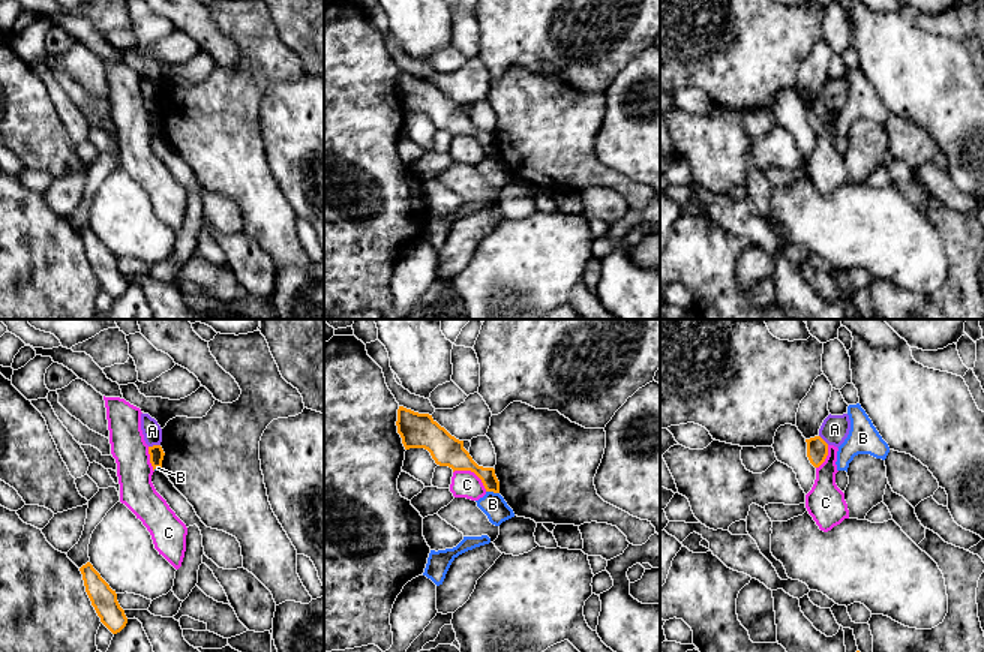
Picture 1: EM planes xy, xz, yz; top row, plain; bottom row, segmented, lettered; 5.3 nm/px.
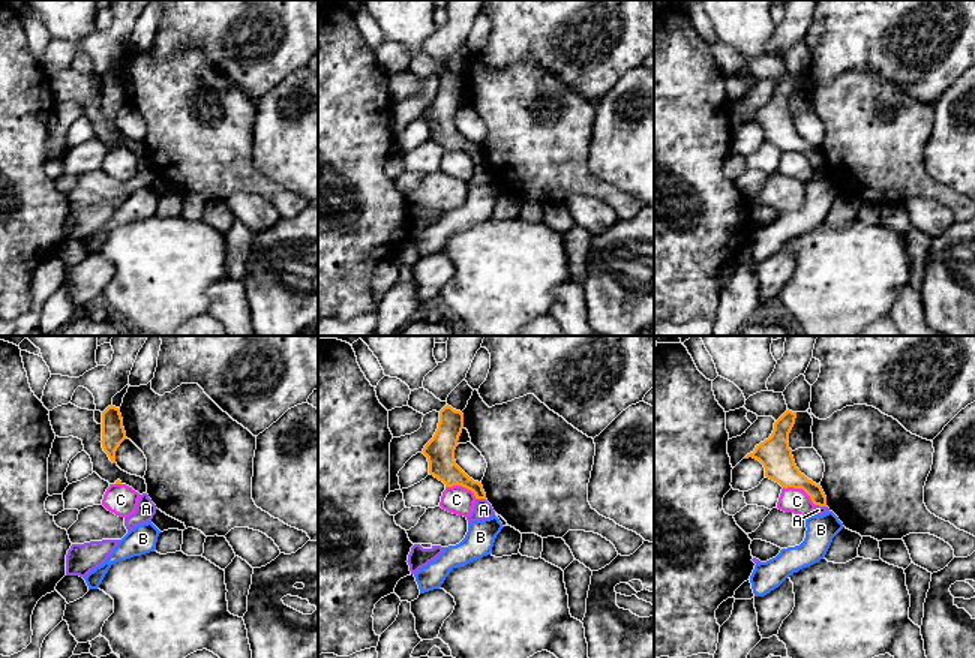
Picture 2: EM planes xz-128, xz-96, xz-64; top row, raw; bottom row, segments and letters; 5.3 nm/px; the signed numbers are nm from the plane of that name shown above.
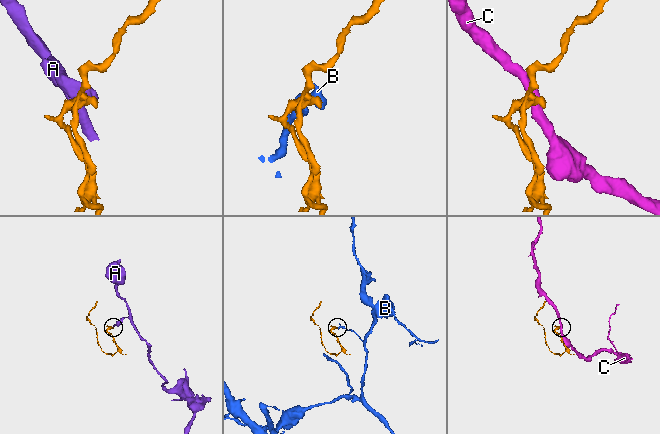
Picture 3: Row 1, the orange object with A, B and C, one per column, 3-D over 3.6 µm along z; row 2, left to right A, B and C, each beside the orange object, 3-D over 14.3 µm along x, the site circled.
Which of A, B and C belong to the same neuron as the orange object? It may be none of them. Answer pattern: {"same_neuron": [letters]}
{"same_neuron": []}

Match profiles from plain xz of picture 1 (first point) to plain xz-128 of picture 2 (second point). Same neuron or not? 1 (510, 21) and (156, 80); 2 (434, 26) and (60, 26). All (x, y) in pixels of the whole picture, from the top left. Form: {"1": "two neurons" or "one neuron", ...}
{"1": "two neurons", "2": "one neuron"}

